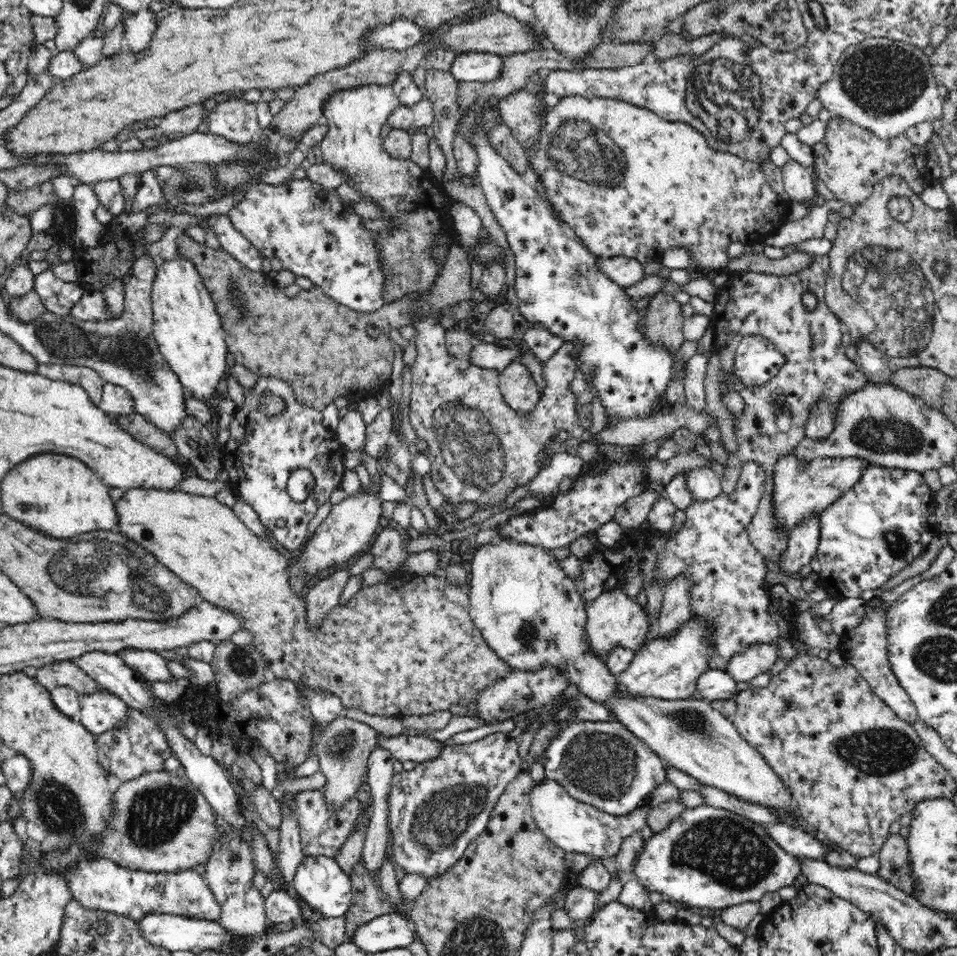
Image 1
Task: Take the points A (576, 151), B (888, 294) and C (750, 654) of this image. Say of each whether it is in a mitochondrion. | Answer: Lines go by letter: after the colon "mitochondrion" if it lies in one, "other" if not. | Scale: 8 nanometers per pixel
A: mitochondrion
B: mitochondrion
C: other

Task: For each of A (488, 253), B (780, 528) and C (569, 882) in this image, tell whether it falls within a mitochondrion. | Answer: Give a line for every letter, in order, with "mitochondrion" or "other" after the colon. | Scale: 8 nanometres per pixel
A: mitochondrion
B: other
C: other

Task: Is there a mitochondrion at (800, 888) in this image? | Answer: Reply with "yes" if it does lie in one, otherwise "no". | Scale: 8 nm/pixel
no

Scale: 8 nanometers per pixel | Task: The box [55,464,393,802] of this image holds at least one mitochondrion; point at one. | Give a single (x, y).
(339, 751)

